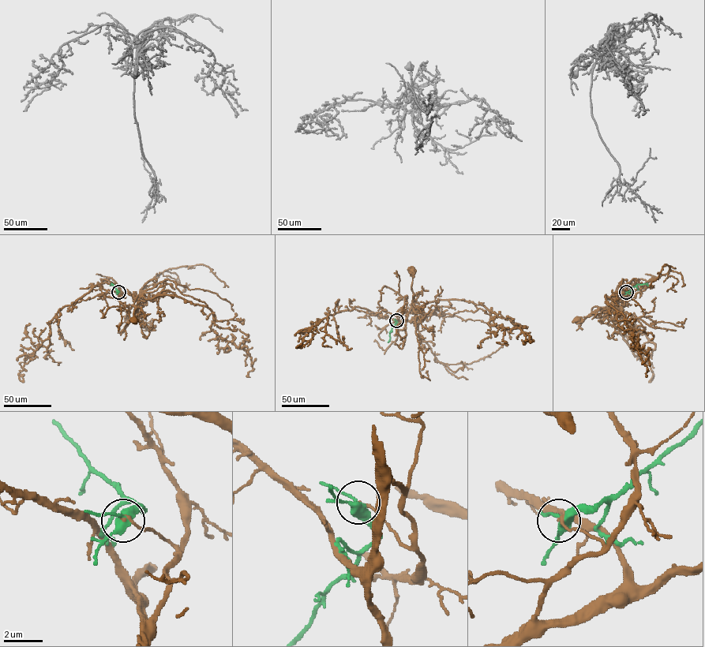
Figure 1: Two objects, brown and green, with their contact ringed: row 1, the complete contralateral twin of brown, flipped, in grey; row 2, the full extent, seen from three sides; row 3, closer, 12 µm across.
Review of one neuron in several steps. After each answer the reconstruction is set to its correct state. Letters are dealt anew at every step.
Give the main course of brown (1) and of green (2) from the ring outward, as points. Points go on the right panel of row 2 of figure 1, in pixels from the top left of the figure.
1: (626, 292), (628, 293), (615, 303), (618, 308), (610, 305), (606, 309), (599, 309), (577, 319)
2: (626, 292), (637, 284), (646, 283), (648, 286)

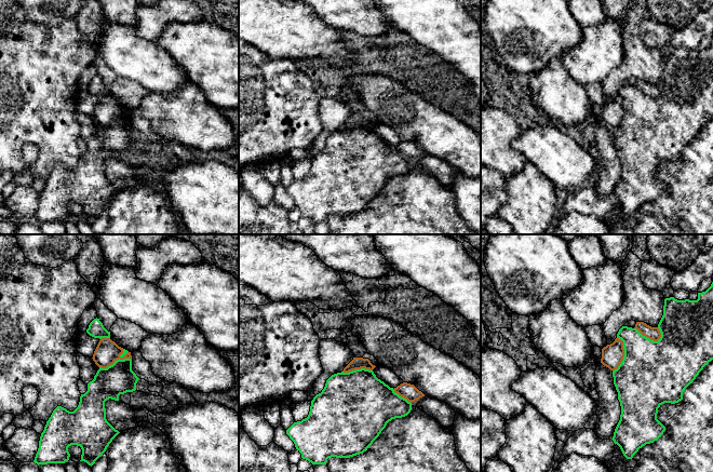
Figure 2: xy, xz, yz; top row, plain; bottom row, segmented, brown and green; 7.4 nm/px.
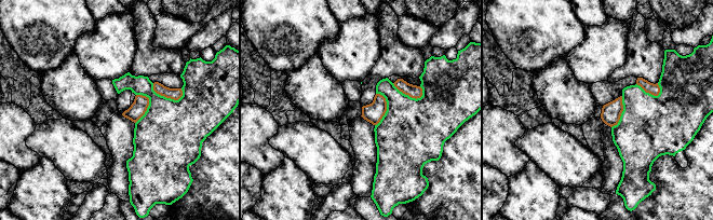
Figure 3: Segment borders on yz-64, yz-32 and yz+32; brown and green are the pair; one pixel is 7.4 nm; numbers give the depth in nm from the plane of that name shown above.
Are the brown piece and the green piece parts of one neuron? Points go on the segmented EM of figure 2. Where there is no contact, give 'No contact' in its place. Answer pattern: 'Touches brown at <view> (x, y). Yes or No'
Touches brown at xy (115, 360). No

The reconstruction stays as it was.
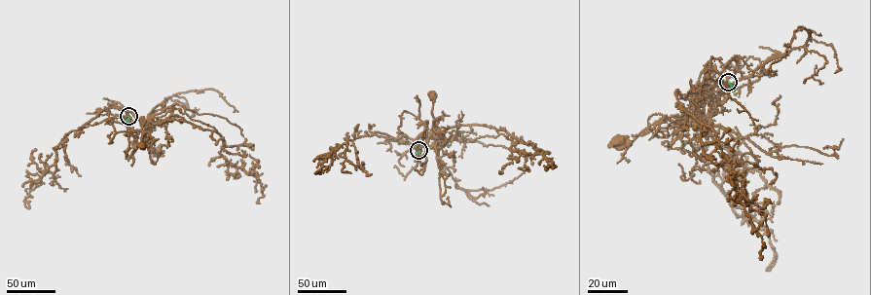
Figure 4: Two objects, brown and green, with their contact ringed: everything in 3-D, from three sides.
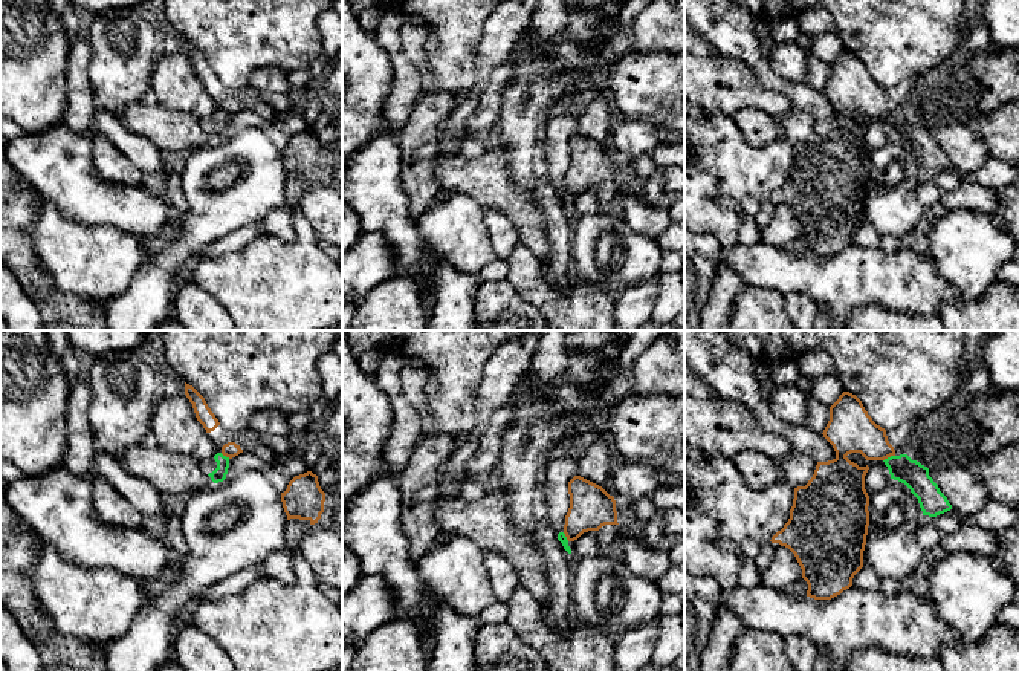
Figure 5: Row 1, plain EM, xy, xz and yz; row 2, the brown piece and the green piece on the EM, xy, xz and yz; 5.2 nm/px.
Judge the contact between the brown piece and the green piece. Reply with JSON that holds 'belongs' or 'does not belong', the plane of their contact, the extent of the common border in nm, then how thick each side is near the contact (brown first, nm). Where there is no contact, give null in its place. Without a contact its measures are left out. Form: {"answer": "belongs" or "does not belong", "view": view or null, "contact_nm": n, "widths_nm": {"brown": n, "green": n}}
{"answer": "does not belong", "view": "yz", "contact_nm": 70, "widths_nm": {"brown": 240, "green": 140}}

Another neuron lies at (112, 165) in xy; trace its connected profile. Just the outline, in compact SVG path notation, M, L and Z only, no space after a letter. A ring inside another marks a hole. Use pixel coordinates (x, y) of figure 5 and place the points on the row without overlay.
M102 135L92 136L92 161L99 176L112 184L141 187L145 177L144 171Z

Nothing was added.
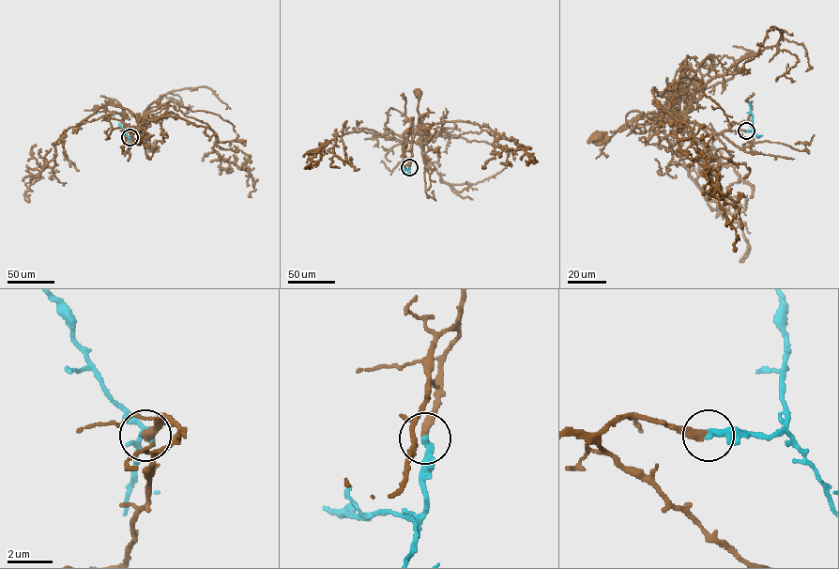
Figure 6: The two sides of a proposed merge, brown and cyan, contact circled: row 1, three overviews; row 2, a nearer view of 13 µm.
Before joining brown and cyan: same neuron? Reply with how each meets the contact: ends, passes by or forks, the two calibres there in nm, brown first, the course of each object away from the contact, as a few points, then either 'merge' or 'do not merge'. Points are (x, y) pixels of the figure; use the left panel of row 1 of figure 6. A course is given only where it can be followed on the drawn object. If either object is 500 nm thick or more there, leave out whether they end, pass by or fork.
brown ends | cyan ends | 380/320 nm | brown via (129, 137), (131, 140), (131, 133), (137, 127), (138, 141) | cyan via (129, 138), (121, 123) | merge

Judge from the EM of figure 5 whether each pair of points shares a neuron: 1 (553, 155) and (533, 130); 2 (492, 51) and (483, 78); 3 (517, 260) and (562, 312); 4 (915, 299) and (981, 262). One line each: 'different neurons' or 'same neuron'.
1: different neurons
2: same neuron
3: same neuron
4: different neurons

